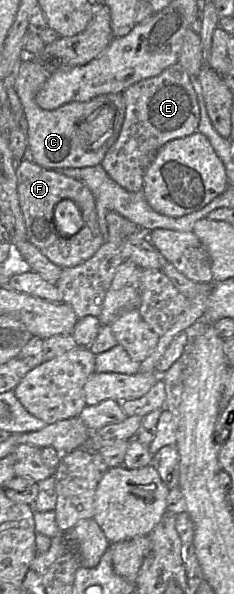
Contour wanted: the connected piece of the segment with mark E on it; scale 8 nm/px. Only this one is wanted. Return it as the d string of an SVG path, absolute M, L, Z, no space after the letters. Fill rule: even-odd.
M178 62L155 77L131 85L122 94L126 107L123 125L118 139L109 148L100 164L107 174L126 190L143 192L144 176L161 147L171 140L189 136L198 130L200 108L191 76Z

